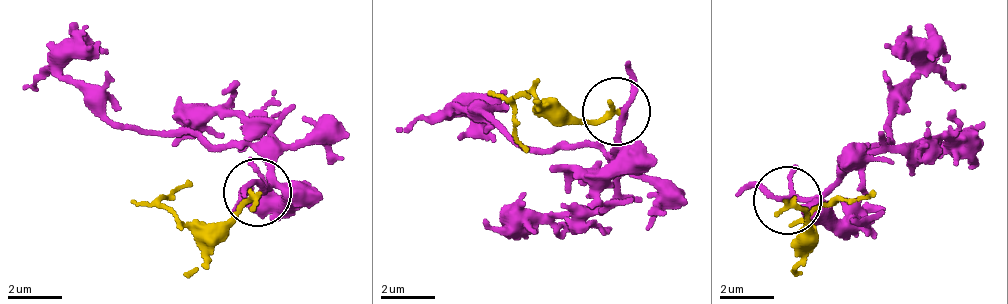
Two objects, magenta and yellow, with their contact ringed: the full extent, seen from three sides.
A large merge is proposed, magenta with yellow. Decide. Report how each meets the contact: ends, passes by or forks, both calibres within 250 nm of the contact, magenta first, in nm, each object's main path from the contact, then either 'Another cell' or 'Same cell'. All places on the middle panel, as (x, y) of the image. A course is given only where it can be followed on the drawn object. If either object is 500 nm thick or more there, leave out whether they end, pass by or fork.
At the ring magenta forks. At the ring yellow ends. Thickness 160 nm (magenta) against 220 nm. Course of magenta: (618, 110), (618, 143), (604, 156), (517, 148), (461, 109), (394, 133). Course of yellow: (618, 110), (594, 123), (522, 93), (516, 104), (516, 137), (528, 149). Another cell

